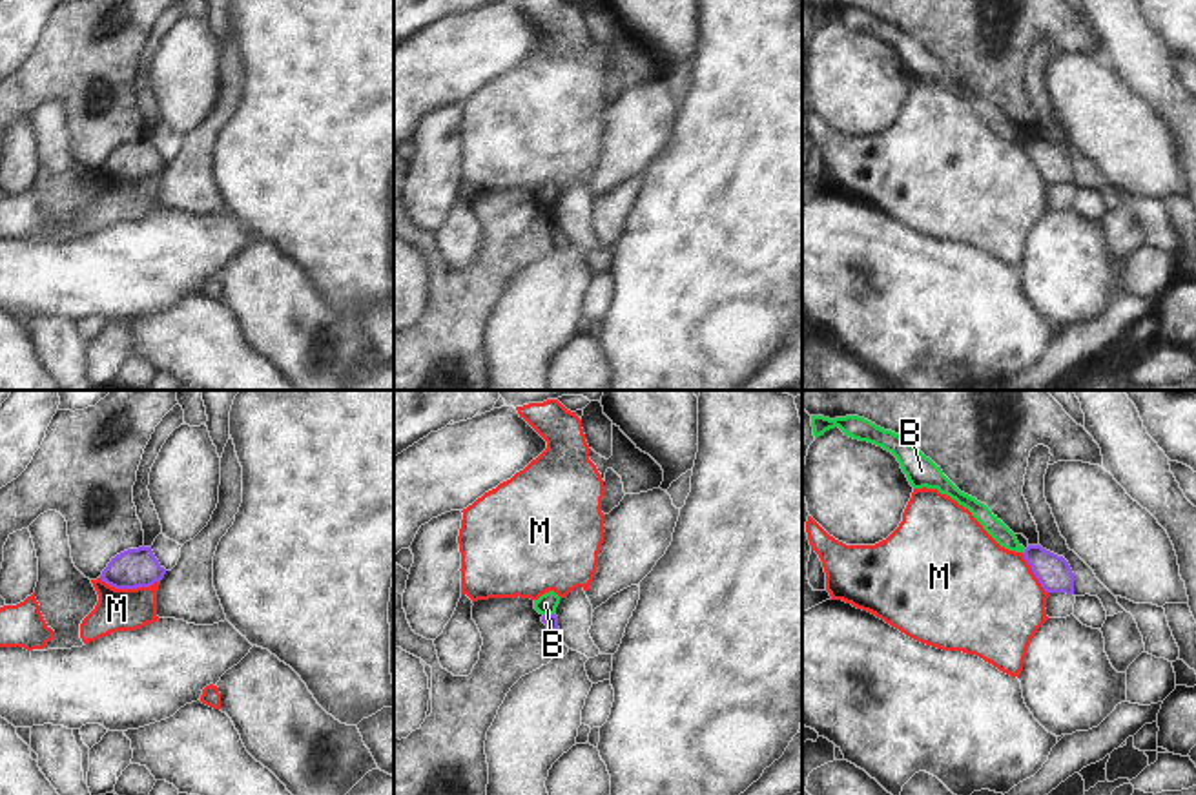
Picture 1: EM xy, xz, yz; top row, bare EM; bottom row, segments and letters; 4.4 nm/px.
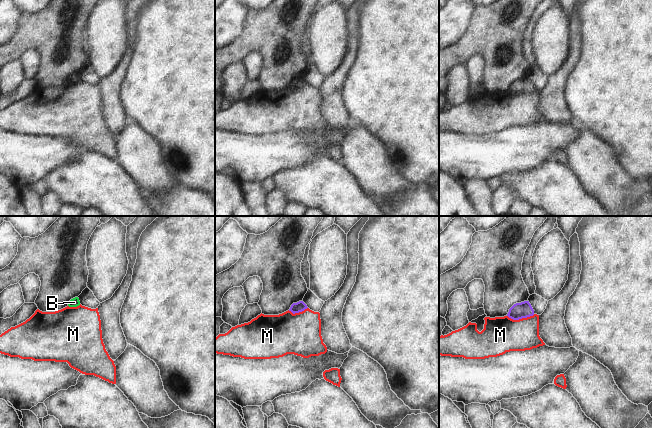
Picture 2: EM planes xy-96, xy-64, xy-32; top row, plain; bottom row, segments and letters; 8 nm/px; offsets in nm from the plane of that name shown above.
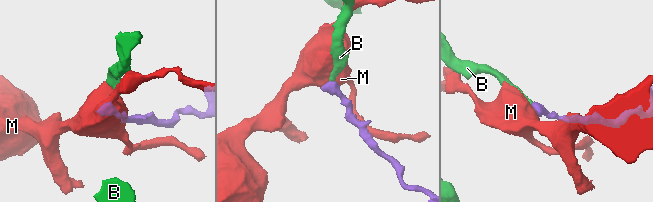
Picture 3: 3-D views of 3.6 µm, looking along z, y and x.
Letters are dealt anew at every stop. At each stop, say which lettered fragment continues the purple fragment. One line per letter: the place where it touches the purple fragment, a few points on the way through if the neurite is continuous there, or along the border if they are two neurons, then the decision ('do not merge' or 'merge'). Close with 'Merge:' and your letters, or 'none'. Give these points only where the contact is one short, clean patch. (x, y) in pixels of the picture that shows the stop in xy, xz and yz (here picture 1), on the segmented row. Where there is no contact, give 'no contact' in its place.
B: meets purple in xz at (549, 615); border along xz (544, 613), (553, 615); do not merge
M: meets purple in xy at (130, 588); border along xy (101, 577), (115, 588), (148, 588), (159, 580); do not merge
Merge: none

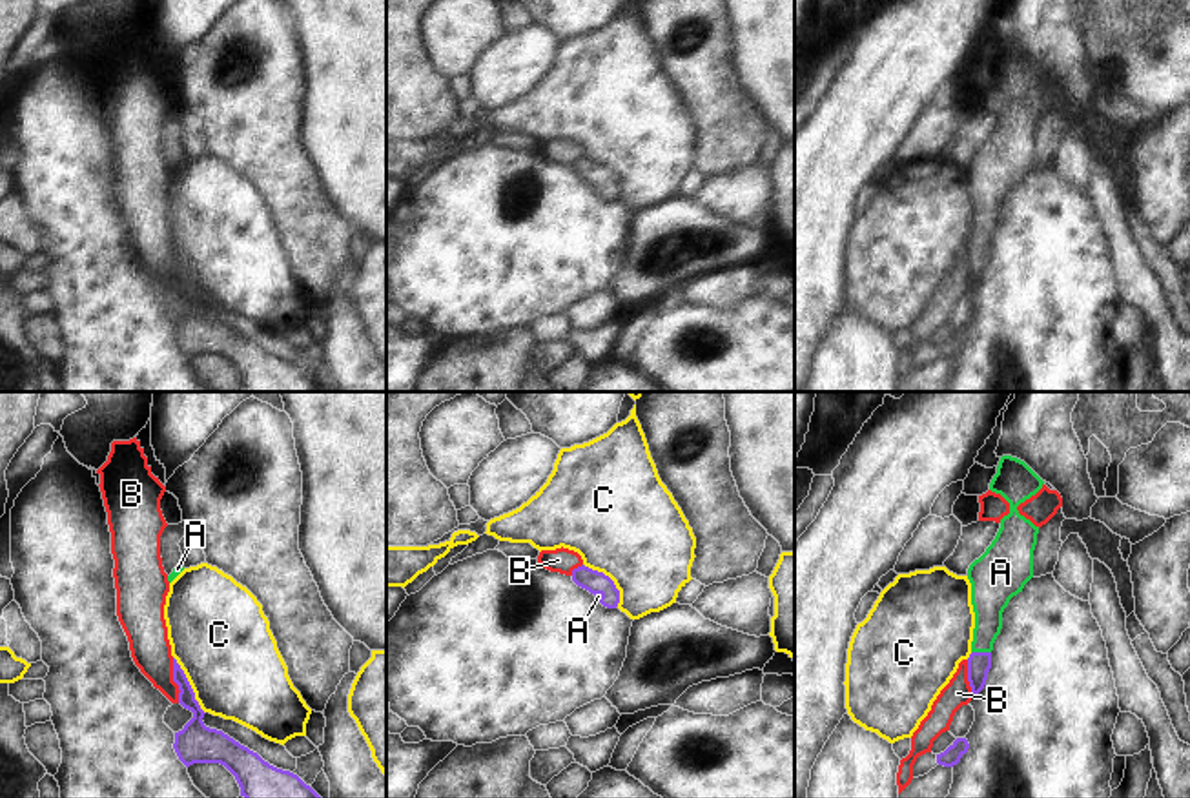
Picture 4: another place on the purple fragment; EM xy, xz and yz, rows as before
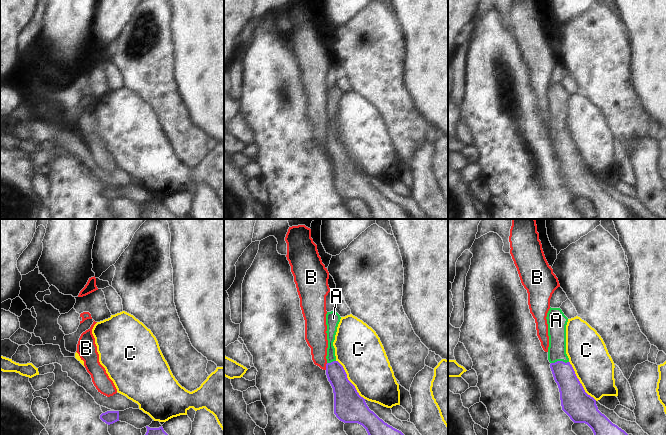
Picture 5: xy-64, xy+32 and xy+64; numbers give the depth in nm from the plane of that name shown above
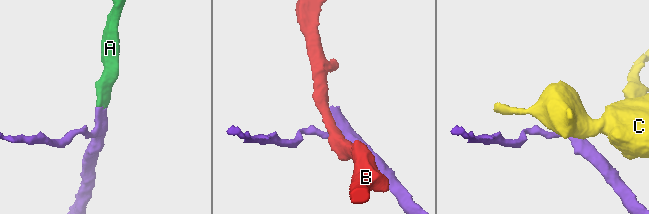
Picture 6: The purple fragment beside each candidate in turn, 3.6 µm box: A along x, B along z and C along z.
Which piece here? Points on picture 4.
A: meets purple in yz at (981, 653); runs through yz (979, 664), (981, 653), (990, 598); merge
B: meets purple in xy at (174, 680); border along xy (172, 658), (172, 680), (177, 685), (179, 702); do not merge
C: meets purple in xy at (190, 685); border along xy (174, 656), (205, 713); do not merge
Merge: A

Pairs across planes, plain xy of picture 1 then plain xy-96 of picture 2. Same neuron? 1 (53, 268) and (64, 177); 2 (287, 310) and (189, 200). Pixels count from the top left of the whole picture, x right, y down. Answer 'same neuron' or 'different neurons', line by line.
1: different neurons
2: different neurons

